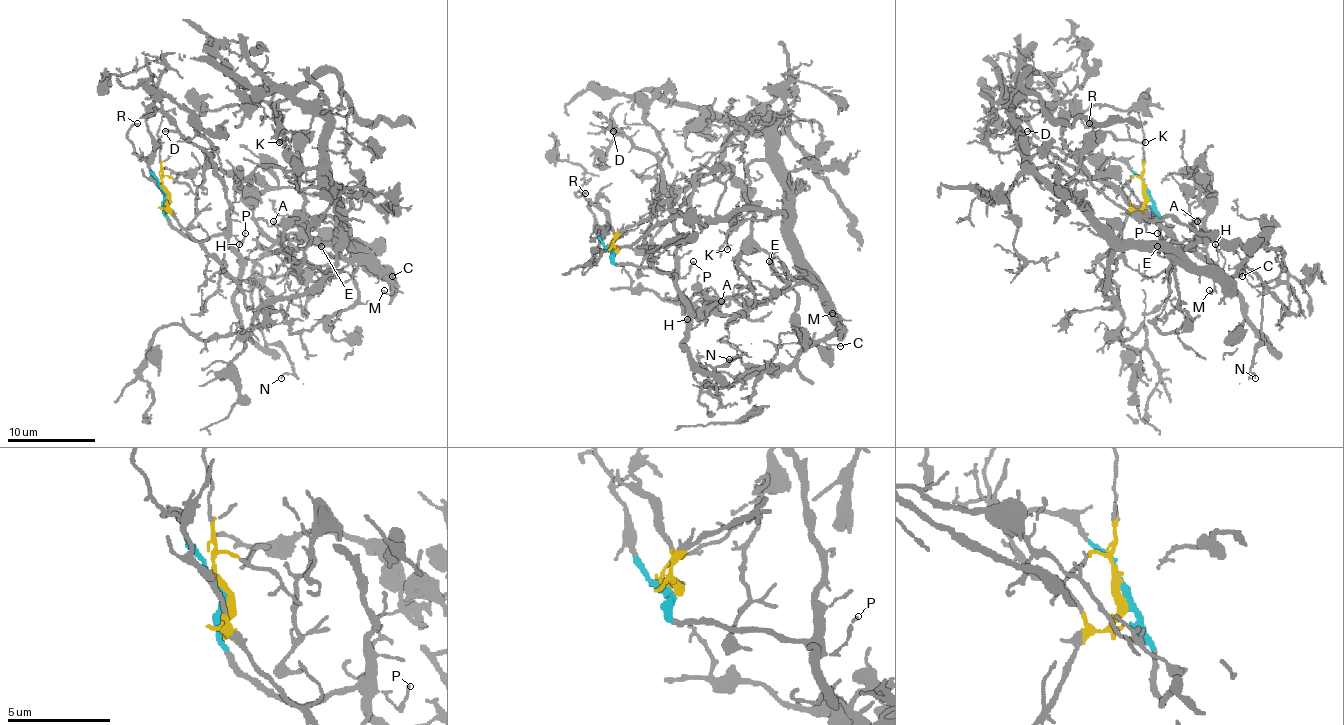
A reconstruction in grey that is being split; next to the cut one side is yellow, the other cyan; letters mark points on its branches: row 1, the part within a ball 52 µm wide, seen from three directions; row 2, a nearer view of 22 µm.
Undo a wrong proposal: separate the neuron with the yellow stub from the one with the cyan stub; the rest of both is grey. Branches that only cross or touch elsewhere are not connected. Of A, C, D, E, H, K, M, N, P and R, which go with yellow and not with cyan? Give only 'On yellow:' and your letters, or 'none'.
On yellow: A, C, E, K, M

